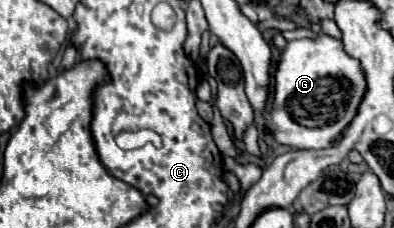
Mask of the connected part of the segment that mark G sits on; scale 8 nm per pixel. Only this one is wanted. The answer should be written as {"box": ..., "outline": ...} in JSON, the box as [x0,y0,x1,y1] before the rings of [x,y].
{"box":[274,34,366,148],"outline":[[[320,34],[318,38],[292,40],[282,50],[276,74],[274,94],[274,140],[294,148],[330,148],[340,142],[344,130],[358,114],[358,106],[366,94],[366,74],[360,60],[346,54],[340,38]]]}

